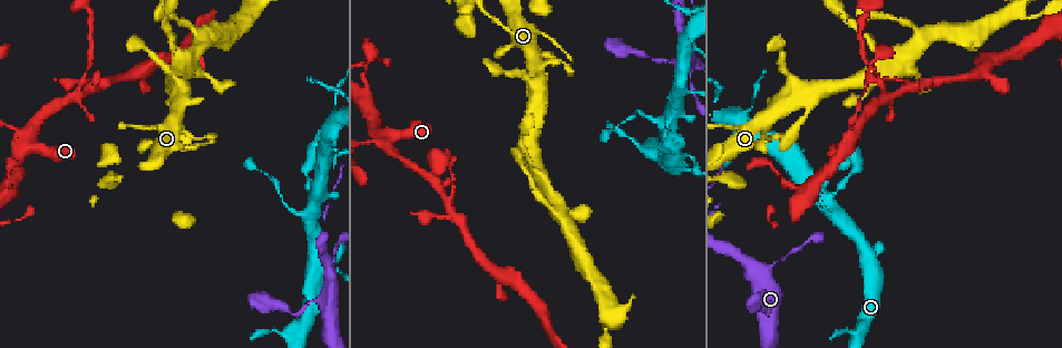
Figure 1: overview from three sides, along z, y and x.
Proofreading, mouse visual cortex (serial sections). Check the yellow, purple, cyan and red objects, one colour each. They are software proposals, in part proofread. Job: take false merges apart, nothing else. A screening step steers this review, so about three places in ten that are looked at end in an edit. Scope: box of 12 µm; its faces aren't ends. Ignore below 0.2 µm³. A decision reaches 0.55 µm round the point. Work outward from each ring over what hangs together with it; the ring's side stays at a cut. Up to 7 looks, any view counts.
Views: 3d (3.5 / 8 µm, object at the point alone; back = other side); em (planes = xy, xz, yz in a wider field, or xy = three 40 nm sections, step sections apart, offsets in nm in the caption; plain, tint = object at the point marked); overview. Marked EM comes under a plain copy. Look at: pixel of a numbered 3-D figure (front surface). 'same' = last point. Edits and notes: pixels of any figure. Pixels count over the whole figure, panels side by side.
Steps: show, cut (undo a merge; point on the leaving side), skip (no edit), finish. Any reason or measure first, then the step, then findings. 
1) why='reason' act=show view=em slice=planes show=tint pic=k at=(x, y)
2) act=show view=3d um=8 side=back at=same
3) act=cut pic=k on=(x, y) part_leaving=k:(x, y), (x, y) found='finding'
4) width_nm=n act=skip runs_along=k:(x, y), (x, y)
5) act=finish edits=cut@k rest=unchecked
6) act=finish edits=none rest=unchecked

why='sharp bend' act=show view=em slice=planes show=tint pic=1 at=(768, 268)

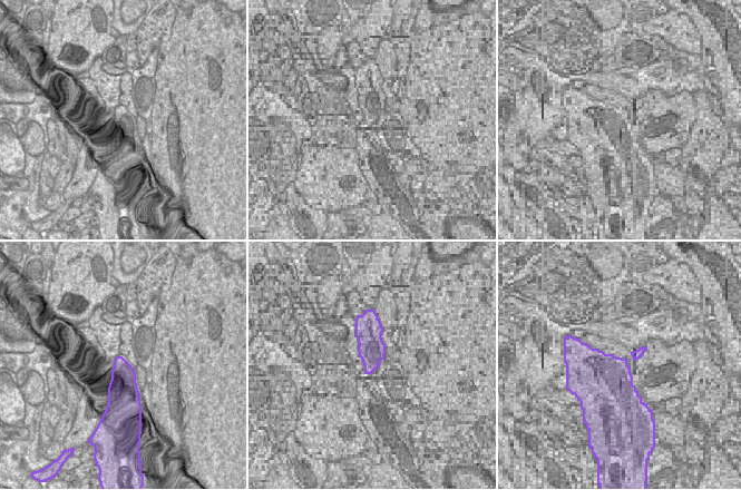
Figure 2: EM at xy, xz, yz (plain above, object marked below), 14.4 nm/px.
act=show view=3d um=3.5 at=same

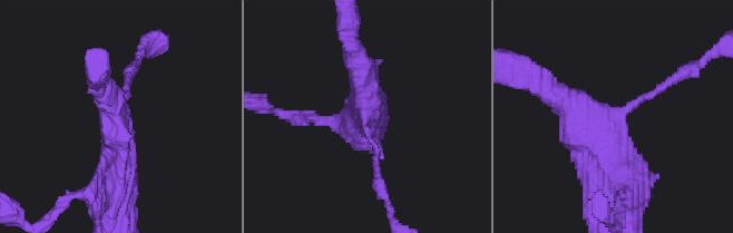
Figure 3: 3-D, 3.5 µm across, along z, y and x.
act=skip runs_along=3:(629, 182), (609, 127), (675, 76) found='one cell here'

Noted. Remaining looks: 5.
why='a fork' act=show view=3d um=3.5 pic=1 at=(881, 64)

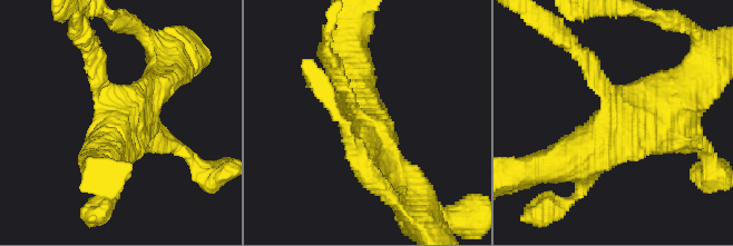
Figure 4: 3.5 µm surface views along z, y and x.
why='now the EM' act=show view=em slice=xy step=5 show=tint pic=4 at=(366, 114)

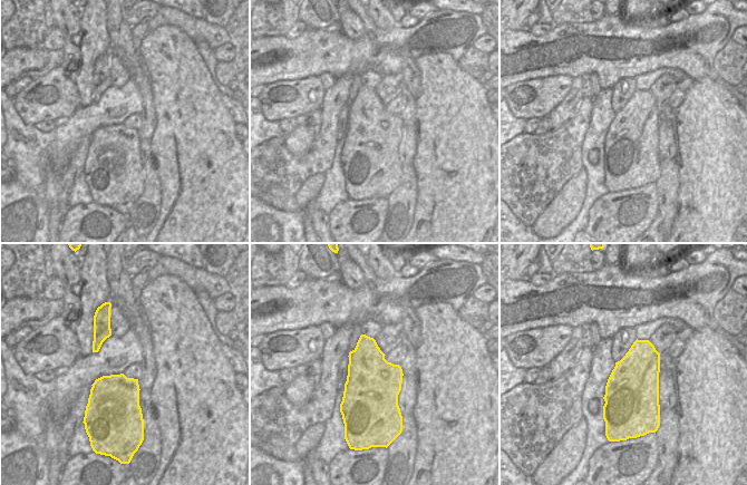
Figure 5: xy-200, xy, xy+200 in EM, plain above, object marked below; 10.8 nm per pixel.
width_nm=600 act=skip runs_along=4:(554, 165), (647, 131), (671, 104) found='continuous, no second cell'

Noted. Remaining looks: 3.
why='arms part here' act=show view=3d um=8 pic=1 at=(848, 145)

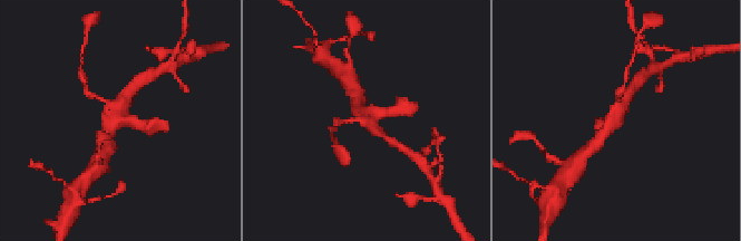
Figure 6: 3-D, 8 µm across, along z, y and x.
act=show view=em slice=xy step=5 show=tint pic=6 at=(371, 115)

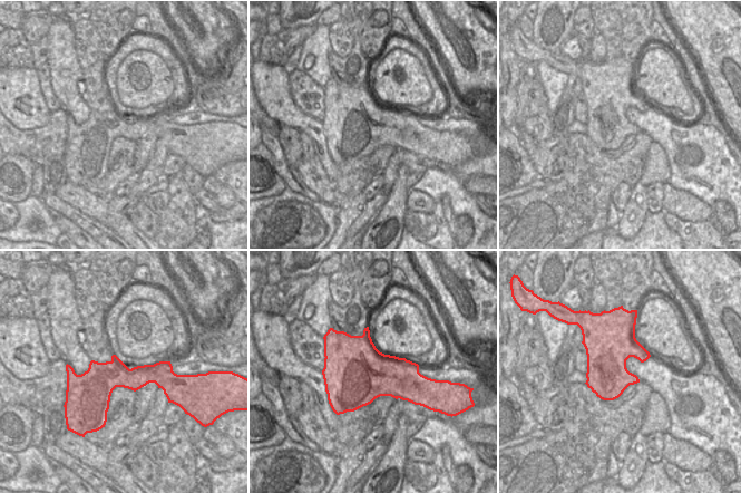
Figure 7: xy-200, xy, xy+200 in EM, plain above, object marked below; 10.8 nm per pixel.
act=skip runs_along=6:(607, 125), (612, 124), (630, 94) found='one cell here'

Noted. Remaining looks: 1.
act=finish edits=none rest=unchecked

